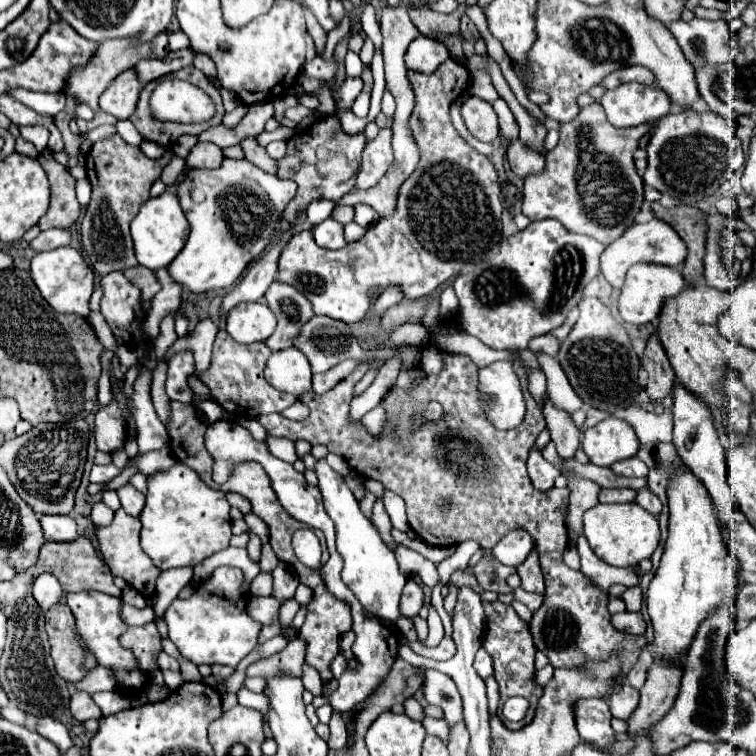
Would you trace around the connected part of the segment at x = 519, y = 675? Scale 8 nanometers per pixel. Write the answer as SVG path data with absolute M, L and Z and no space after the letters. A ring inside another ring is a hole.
M499 600L495 602L483 602L485 608L485 620L487 620L487 628L485 628L485 640L483 640L483 648L489 652L489 656L493 658L493 668L495 668L495 680L499 684L499 710L505 704L507 698L511 696L525 696L529 700L529 712L521 722L509 722L503 714L499 714L499 718L503 720L503 724L509 730L519 730L525 724L529 724L533 720L533 712L535 706L543 694L543 688L537 688L533 682L533 674L535 674L535 666L533 666L533 658L535 658L535 646L533 646L533 638L531 632L527 628L527 624L517 616L517 612L513 612L513 606L507 606Z

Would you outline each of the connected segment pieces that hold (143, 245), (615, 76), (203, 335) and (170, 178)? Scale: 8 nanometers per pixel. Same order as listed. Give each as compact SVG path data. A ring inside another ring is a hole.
M165 192L157 198L149 198L131 222L131 236L135 242L137 260L141 266L151 268L151 270L167 268L173 262L173 258L181 252L187 240L187 234L189 234L189 222L181 210L179 198L171 192Z
M629 66L629 68L621 68L609 76L605 76L605 80L601 80L599 86L603 86L605 90L613 90L625 82L639 82L639 84L647 84L647 86L657 86L655 76L643 68L643 66Z
M201 320L195 328L193 334L187 334L183 338L179 338L167 352L167 358L173 356L179 350L193 350L195 356L195 376L199 378L201 372L205 372L205 368L209 368L209 360L211 360L211 346L217 334L217 326L211 320Z
M173 156L173 162L163 170L161 180L163 180L167 186L171 186L171 184L175 184L175 182L179 180L179 176L183 174L183 170L185 170L185 162L183 162L181 158Z

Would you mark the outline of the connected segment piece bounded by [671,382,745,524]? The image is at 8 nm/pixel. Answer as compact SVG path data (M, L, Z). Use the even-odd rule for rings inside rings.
M677 382L675 390L673 390L673 410L671 412L673 412L673 446L679 454L679 458L683 460L683 464L703 482L703 486L711 494L717 508L721 508L721 512L719 512L721 524L745 520L745 516L741 516L741 512L737 510L737 500L729 488L729 482L725 476L725 472L727 472L725 450L719 444L717 424L713 420L711 410L707 408L707 404L701 398L697 398L693 392L685 390L683 384Z

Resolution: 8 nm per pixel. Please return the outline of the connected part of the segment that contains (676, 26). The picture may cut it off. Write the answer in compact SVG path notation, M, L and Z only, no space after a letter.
M675 20L667 24L669 32L679 42L685 58L693 64L725 64L733 58L733 36L727 22L721 20L699 20L689 22Z

